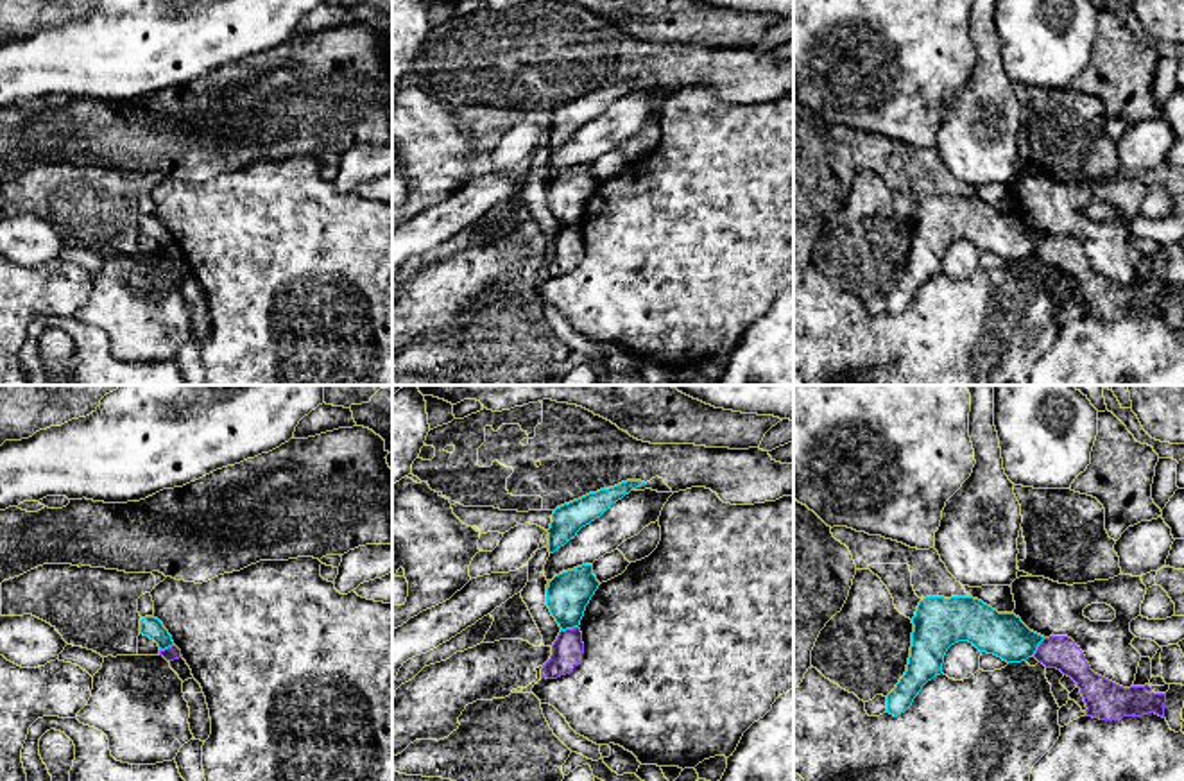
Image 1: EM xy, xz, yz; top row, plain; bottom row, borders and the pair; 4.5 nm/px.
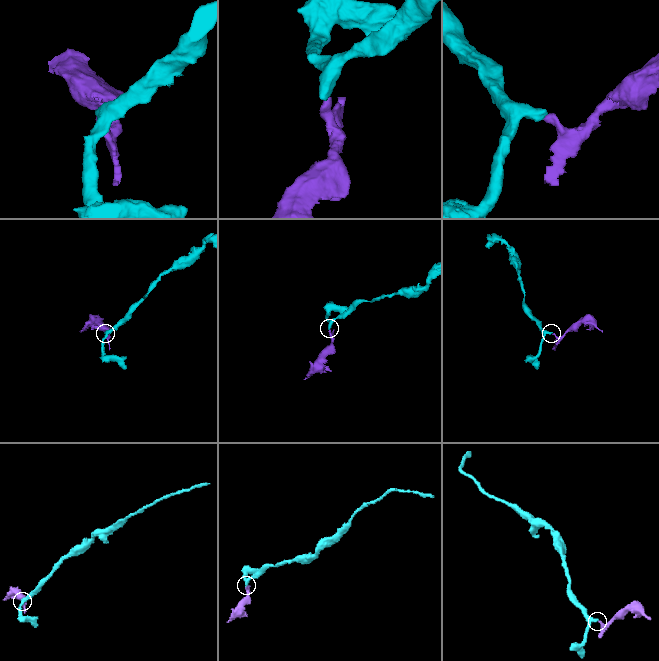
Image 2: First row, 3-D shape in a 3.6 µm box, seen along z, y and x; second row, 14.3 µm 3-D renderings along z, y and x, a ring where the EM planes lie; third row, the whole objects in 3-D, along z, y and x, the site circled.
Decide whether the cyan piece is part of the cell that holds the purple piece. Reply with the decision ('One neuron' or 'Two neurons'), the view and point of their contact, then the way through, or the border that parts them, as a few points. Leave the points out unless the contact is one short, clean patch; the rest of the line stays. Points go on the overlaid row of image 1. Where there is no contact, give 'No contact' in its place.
Two neurons. Touches purple at yz (1038, 647). Boundary: yz (1045, 638), (1032, 656)

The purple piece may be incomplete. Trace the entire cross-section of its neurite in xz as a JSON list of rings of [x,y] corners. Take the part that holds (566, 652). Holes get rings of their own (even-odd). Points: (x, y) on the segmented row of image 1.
[[[579,627],[561,631],[552,645],[552,656],[541,668],[541,677],[557,679],[573,672],[582,661],[584,643]]]

